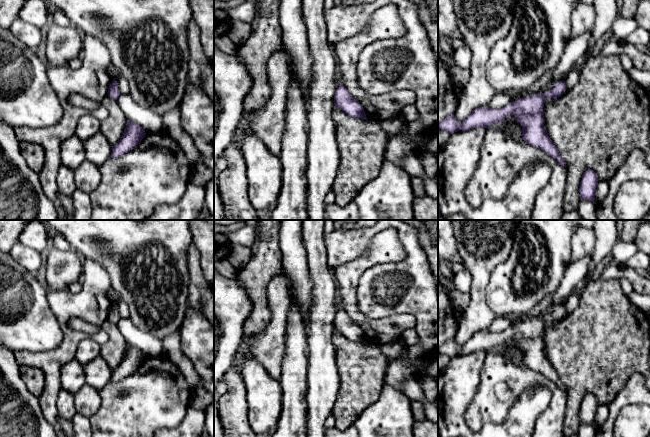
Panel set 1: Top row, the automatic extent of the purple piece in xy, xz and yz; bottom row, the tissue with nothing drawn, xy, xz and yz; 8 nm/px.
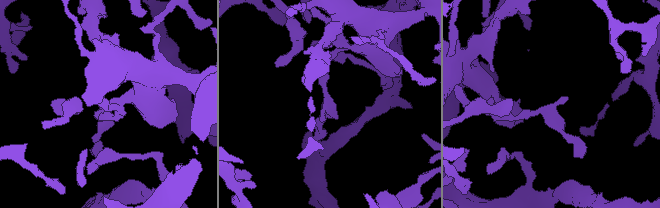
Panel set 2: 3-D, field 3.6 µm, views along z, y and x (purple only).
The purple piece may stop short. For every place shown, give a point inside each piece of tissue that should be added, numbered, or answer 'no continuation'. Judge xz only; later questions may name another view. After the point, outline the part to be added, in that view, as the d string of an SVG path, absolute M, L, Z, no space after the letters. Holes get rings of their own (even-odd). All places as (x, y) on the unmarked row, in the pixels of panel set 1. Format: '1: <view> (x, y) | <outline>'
no continuation

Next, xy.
no continuation

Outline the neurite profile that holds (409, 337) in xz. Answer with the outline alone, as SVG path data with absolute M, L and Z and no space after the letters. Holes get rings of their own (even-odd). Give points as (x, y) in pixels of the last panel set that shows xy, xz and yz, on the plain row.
M409 328L402 332L400 342L406 346L412 346L419 342L419 336L416 328Z

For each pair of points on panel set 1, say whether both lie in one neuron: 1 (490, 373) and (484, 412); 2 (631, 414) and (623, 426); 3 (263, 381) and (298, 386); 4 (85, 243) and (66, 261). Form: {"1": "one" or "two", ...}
{"1": "one", "2": "one", "3": "two", "4": "two"}

